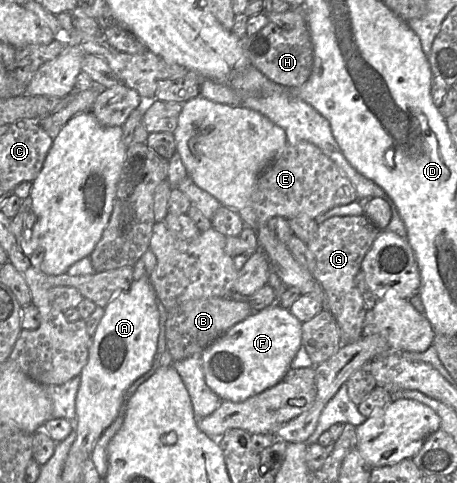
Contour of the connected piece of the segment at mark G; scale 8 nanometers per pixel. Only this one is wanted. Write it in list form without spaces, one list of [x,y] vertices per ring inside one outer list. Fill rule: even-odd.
[[[366,215],[334,216],[320,223],[316,237],[306,243],[315,260],[311,274],[327,295],[328,310],[336,318],[340,329],[341,346],[352,343],[363,335],[367,310],[354,279],[379,232],[379,228]]]

